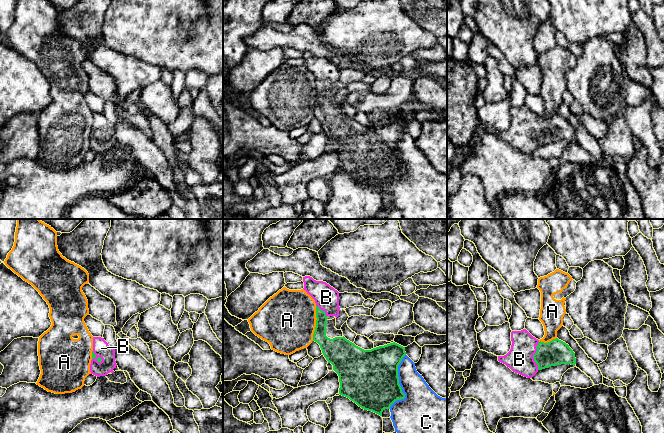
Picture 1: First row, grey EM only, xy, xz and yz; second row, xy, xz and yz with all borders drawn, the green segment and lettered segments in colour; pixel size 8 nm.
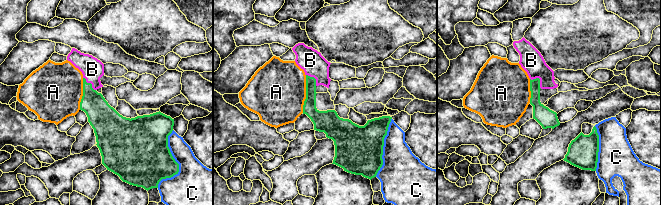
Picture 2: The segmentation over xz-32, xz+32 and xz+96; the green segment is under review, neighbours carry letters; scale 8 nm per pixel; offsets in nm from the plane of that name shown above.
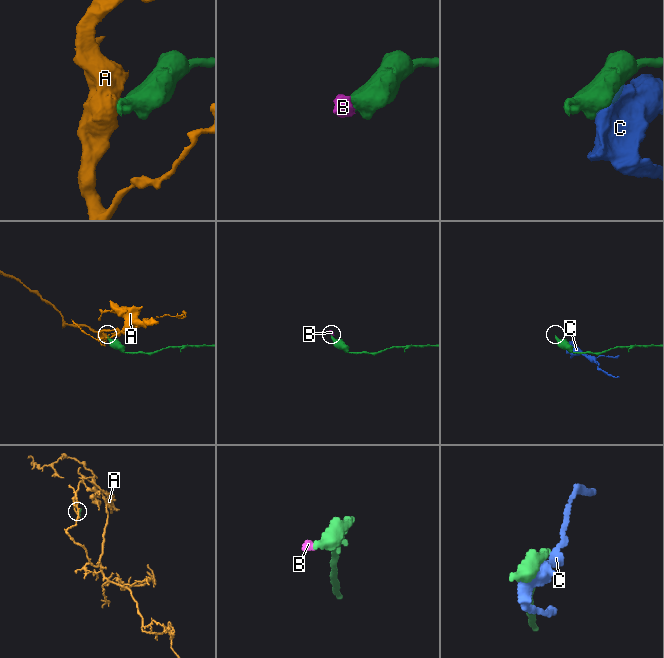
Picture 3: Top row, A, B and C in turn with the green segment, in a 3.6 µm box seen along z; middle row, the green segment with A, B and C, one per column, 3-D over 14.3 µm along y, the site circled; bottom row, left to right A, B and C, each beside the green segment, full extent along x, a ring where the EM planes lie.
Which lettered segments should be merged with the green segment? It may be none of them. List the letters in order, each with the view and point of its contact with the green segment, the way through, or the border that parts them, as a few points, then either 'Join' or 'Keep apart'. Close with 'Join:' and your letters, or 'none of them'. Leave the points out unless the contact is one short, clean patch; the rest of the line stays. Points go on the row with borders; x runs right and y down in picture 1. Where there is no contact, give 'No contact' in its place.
A: Touches green at xz (316, 323). Boundary: xz (316, 305), (316, 326), (312, 340). Keep apart
B: Touches green at yz (533, 356). Path across: yz (556, 352), (533, 356), (519, 359). Join
C: Touches green at xz (399, 384). Keep apart
Join: B

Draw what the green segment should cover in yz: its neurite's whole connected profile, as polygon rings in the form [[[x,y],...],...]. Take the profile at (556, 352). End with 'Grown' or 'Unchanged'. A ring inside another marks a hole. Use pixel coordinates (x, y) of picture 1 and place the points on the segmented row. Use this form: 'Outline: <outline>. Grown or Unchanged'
Outline: [[[523,329],[512,331],[511,341],[510,351],[498,356],[498,361],[524,377],[532,378],[539,370],[551,366],[576,364],[573,350],[558,338],[544,343]]]. Grown

